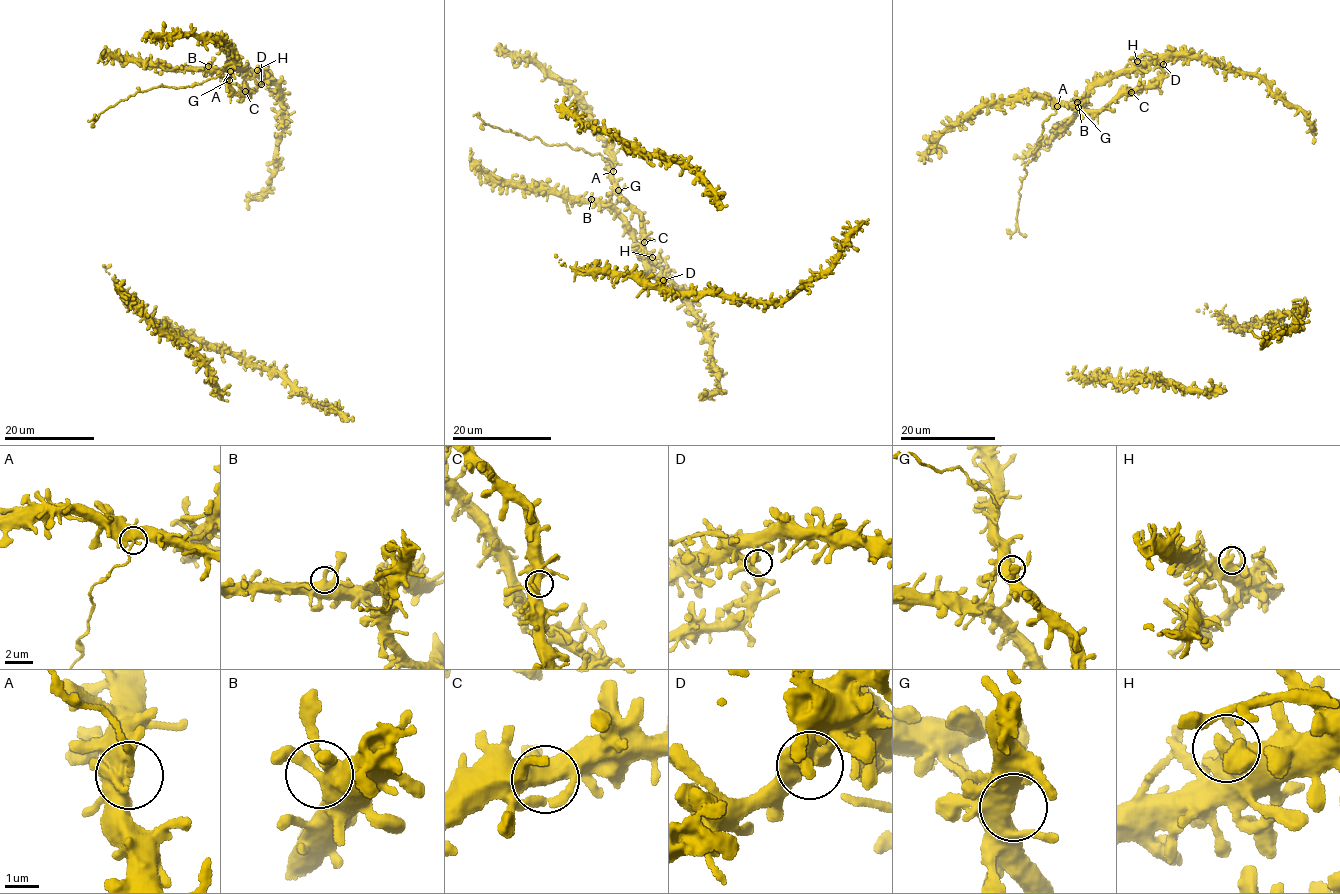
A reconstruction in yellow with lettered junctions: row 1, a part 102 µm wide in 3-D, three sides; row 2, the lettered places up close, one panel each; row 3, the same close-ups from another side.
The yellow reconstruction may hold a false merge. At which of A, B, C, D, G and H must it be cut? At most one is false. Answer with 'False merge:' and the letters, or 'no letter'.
False merge: A

